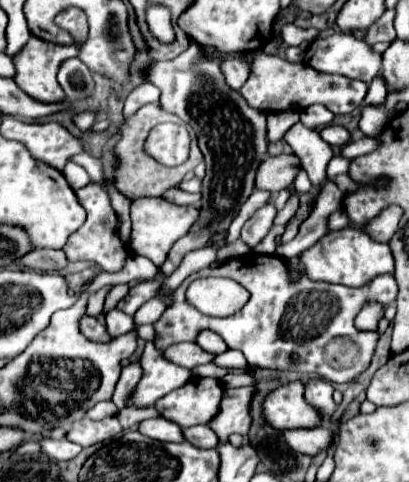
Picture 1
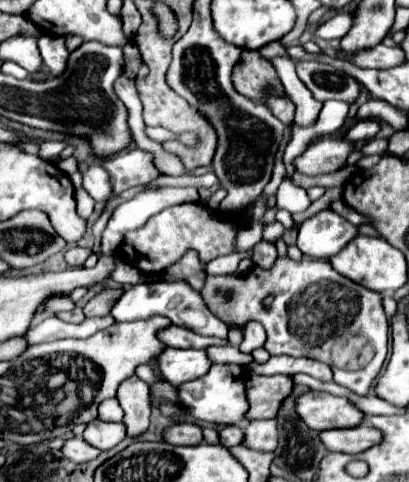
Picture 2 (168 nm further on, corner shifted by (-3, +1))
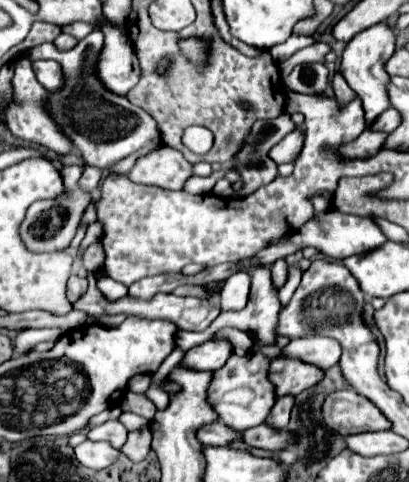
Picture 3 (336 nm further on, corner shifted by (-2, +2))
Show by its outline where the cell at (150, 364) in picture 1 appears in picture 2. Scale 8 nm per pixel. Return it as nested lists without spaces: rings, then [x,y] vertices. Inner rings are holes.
[[[169,347],[159,357],[159,373],[173,385],[181,385],[193,379],[199,379],[209,371],[211,359],[205,351],[199,349],[173,349]]]

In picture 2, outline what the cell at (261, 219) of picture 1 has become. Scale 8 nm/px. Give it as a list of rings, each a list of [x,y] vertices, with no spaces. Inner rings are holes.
[[[261,241],[261,243],[257,243],[257,245],[253,247],[253,263],[255,263],[257,267],[269,269],[269,267],[273,267],[275,259],[277,259],[277,249],[275,249],[275,245]]]

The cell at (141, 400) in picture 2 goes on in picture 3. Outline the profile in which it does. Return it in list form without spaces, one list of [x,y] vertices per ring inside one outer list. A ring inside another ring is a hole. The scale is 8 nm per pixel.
[[[148,426],[140,428],[140,430],[134,430],[128,434],[128,440],[126,444],[122,446],[122,452],[134,460],[134,462],[140,462],[146,458],[148,450],[150,450],[150,442],[152,442],[152,434],[148,430]]]

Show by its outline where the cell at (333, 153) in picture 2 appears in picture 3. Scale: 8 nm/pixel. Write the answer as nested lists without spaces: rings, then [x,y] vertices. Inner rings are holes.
[[[364,130],[356,140],[340,144],[336,154],[344,156],[344,158],[368,158],[368,156],[376,154],[382,148],[384,138],[386,138],[386,134]]]

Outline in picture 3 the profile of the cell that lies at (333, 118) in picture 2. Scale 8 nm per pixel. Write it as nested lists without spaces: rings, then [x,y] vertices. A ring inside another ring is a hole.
[[[336,74],[332,80],[332,88],[334,88],[334,98],[338,104],[348,104],[356,98],[354,90],[350,90],[350,86],[346,84],[346,80],[342,78],[342,74]]]

